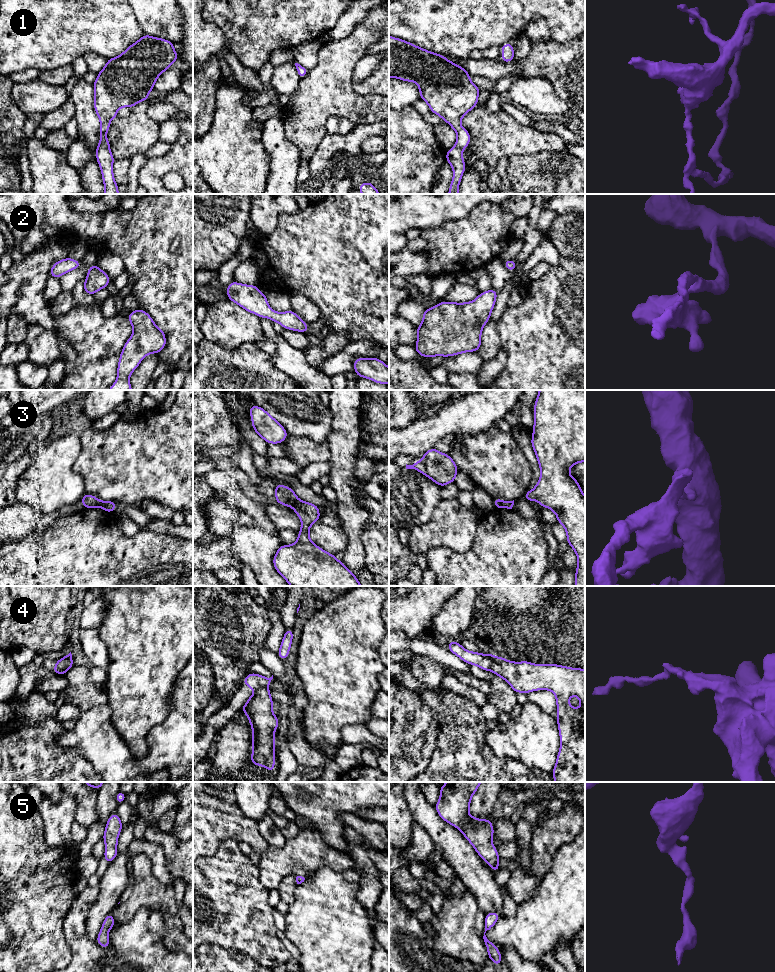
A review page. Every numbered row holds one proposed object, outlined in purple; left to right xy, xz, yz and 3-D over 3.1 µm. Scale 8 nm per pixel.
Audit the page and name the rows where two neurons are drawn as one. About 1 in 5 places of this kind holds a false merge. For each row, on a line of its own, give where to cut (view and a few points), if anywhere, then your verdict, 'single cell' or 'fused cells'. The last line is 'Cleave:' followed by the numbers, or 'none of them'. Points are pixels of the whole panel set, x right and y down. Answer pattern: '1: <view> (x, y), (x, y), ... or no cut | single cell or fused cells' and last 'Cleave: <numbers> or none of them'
1: no cut | single cell
2: no cut | single cell
3: xz (299, 500), (292, 507) | fused cells
4: yz (495, 656), (489, 669) | fused cells
5: no cut | single cell
Cleave: 3, 4

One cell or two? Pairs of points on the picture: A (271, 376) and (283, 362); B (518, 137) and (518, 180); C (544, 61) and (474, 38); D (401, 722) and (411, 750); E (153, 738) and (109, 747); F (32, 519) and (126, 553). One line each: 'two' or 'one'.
A: two
B: two
C: two
D: one
E: one
F: two

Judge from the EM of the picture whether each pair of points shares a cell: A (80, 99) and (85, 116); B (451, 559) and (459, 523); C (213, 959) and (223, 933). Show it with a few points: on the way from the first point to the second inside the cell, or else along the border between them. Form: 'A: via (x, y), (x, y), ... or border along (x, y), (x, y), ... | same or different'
A: via (84, 103), (84, 112) | same
B: border along (474, 538), (465, 551), (443, 546), (429, 549) | different
C: border along (203, 943), (218, 945), (240, 952) | different

